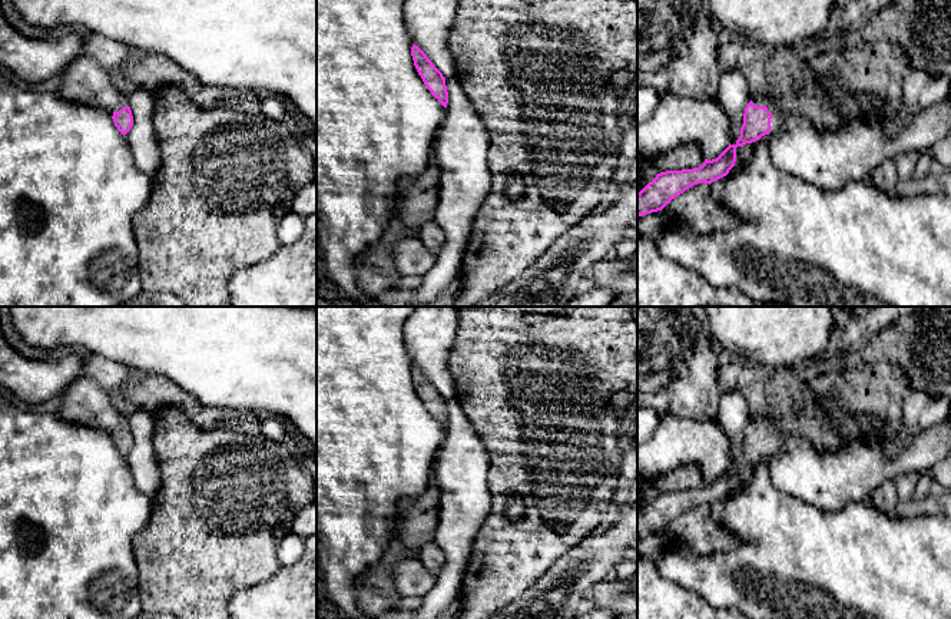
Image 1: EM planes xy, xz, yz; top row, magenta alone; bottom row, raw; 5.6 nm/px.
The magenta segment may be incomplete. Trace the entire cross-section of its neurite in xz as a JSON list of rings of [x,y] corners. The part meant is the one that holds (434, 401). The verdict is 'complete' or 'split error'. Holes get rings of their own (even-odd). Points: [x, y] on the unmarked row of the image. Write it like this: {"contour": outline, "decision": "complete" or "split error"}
{"contour": [[[415,365],[411,368],[411,377],[414,381],[414,387],[421,397],[424,406],[431,413],[438,423],[447,428],[448,424],[448,413],[445,407],[445,398],[443,394],[433,385],[433,383],[427,378],[427,375]]], "decision": "complete"}

